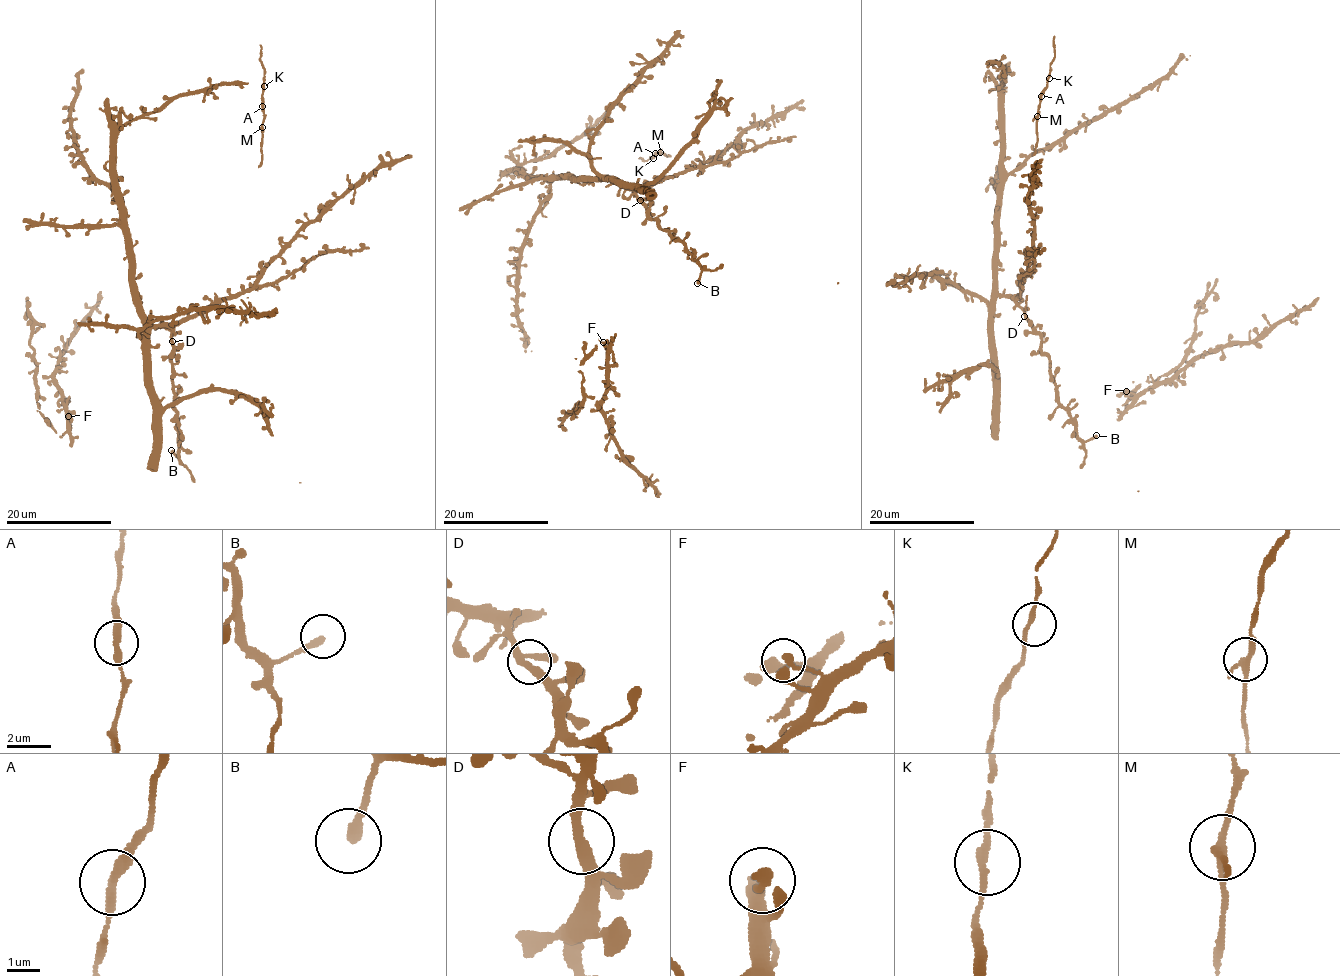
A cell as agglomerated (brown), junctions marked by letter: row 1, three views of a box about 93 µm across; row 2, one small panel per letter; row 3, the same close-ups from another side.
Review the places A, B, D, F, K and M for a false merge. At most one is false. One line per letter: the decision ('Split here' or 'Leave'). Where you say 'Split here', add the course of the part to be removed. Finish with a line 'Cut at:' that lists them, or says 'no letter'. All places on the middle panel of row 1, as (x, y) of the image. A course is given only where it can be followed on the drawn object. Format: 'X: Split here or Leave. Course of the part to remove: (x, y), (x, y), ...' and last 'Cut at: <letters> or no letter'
A: Leave
B: Leave
D: Leave
F: Leave
K: Leave
M: Leave
Cut at: no letter

